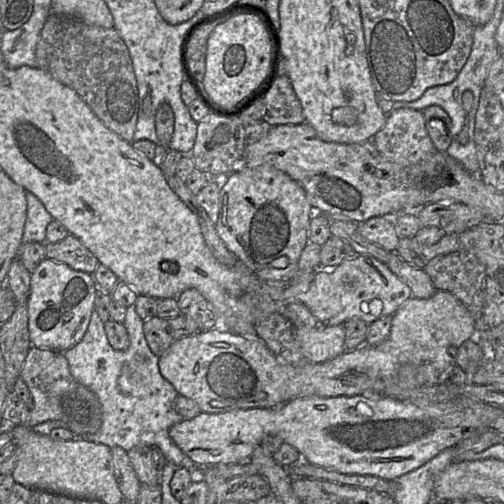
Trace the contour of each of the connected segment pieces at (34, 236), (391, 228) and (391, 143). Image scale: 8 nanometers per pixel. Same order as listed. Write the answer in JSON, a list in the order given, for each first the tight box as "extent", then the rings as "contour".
[{"extent":[22,191,53,243],"contour":[[[26,191],[26,199],[27,218],[24,225],[22,243],[46,243],[46,228],[53,217],[34,194]]]},{"extent":[358,216,399,252],"contour":[[[375,216],[358,223],[358,232],[367,241],[388,252],[396,252],[399,236],[396,233],[393,217]]]},{"extent":[372,107,437,167],"contour":[[[408,107],[392,109],[387,114],[384,127],[374,135],[372,142],[383,156],[403,167],[418,164],[437,152],[426,129],[422,111]]]}]

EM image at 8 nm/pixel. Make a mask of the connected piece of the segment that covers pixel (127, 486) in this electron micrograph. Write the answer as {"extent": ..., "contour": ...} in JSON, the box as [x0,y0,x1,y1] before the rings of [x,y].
{"extent":[110,447,140,502],"contour":[[[121,447],[110,448],[113,474],[125,501],[137,502],[140,485],[128,453]]]}

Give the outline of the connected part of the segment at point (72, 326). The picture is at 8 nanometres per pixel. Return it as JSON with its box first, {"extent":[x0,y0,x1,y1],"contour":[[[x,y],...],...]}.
{"extent":[27,258,96,352],"contour":[[[44,258],[31,273],[27,300],[31,344],[37,348],[64,352],[79,343],[95,309],[95,294],[96,282],[93,275]]]}

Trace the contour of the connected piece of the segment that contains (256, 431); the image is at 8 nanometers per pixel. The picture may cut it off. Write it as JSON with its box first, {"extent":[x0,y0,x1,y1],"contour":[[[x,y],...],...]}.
{"extent":[169,396,487,481],"contour":[[[308,396],[270,409],[221,414],[200,412],[193,419],[173,425],[169,436],[197,467],[245,463],[264,437],[278,435],[310,464],[343,474],[372,475],[395,481],[443,450],[487,429],[473,410],[460,402],[419,406],[386,396]]]}

